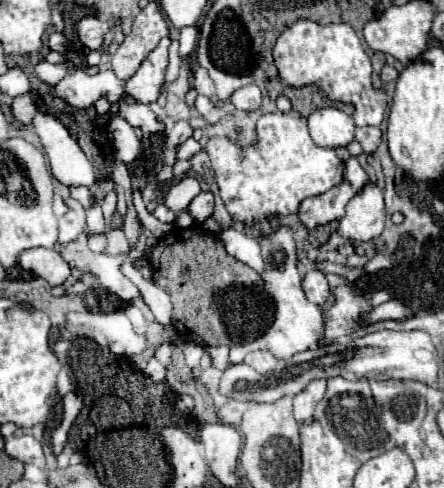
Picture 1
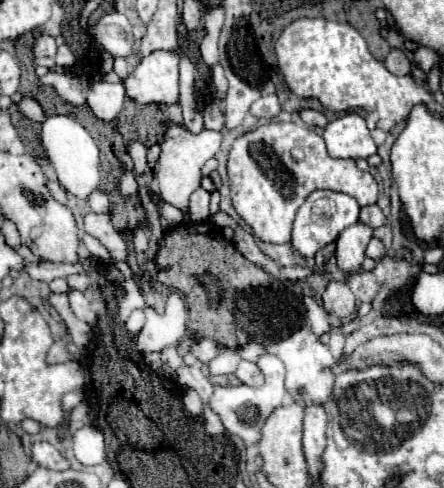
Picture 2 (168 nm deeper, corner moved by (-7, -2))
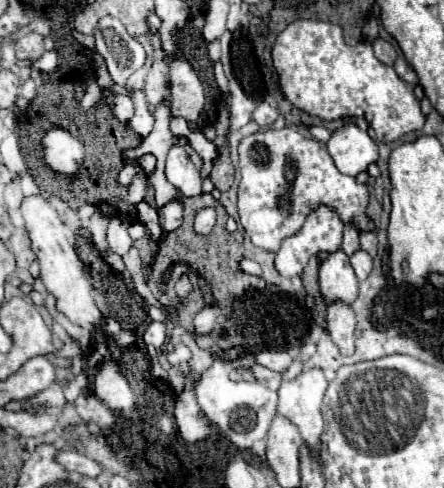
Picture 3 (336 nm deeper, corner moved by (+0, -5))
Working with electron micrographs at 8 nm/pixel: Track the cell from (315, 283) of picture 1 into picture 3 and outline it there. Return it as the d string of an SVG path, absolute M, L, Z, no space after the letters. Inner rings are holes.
M333 302L327 306L327 328L329 334L333 338L333 342L337 344L337 348L341 350L341 354L349 356L355 350L355 312L351 310L351 306L345 306L343 302Z

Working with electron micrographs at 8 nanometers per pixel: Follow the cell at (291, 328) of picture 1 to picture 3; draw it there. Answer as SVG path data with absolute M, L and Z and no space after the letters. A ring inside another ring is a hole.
M313 368L309 372L303 372L301 376L297 376L293 382L283 382L279 388L279 404L277 404L277 412L299 428L303 442L309 446L311 454L317 460L319 460L317 446L321 446L321 434L323 434L323 426L325 426L323 416L321 416L321 402L323 402L325 390L327 390L325 374L319 368Z

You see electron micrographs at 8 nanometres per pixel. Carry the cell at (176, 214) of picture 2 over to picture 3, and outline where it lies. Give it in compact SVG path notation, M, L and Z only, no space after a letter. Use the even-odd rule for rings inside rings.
M175 198L175 200L167 202L165 206L161 206L159 210L161 210L161 216L163 216L161 228L165 232L173 232L181 226L181 222L183 222L183 198Z

